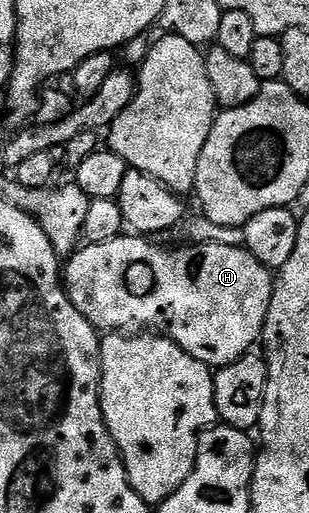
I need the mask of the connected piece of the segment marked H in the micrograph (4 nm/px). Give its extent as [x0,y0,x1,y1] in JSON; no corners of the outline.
[65,234,275,370]

